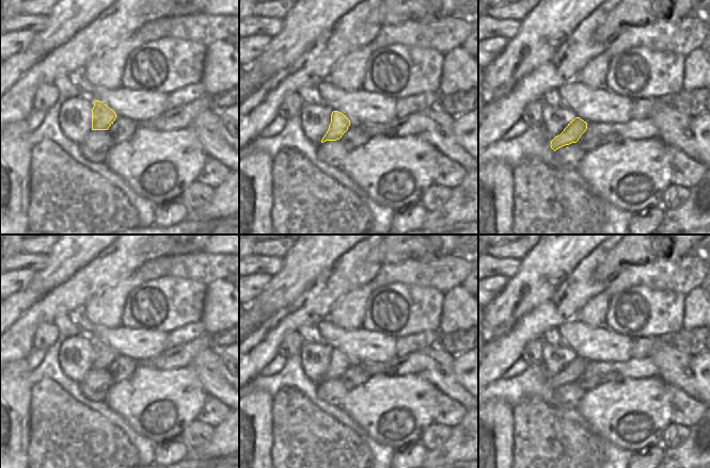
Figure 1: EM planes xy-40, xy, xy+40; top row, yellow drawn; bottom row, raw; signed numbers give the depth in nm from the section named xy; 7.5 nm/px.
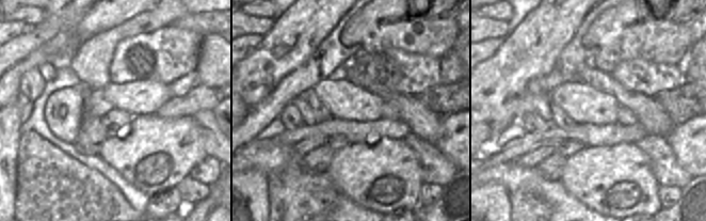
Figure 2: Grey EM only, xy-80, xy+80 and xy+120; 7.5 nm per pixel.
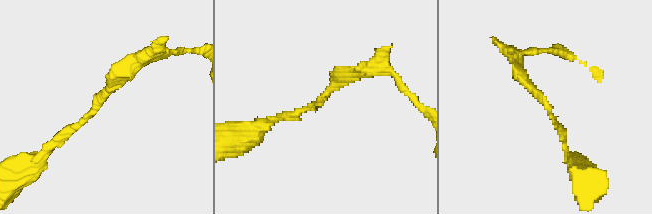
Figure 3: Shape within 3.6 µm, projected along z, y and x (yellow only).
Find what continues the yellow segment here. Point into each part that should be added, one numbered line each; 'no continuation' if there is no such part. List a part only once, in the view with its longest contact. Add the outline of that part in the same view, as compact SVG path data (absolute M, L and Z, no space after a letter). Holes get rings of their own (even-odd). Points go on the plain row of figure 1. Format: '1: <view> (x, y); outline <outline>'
no continuation

